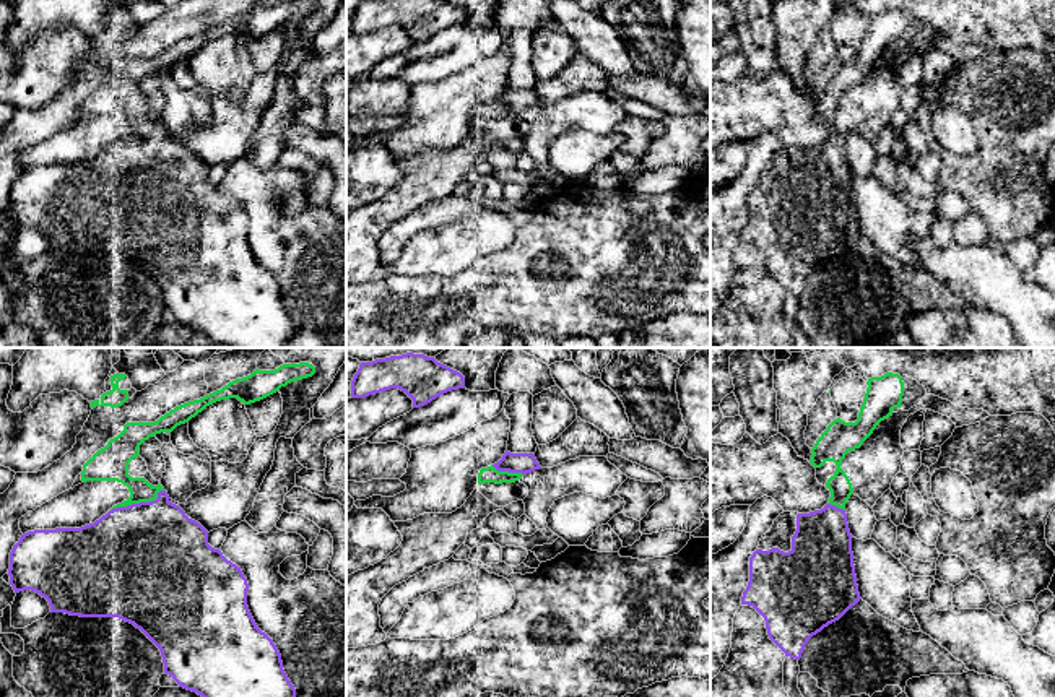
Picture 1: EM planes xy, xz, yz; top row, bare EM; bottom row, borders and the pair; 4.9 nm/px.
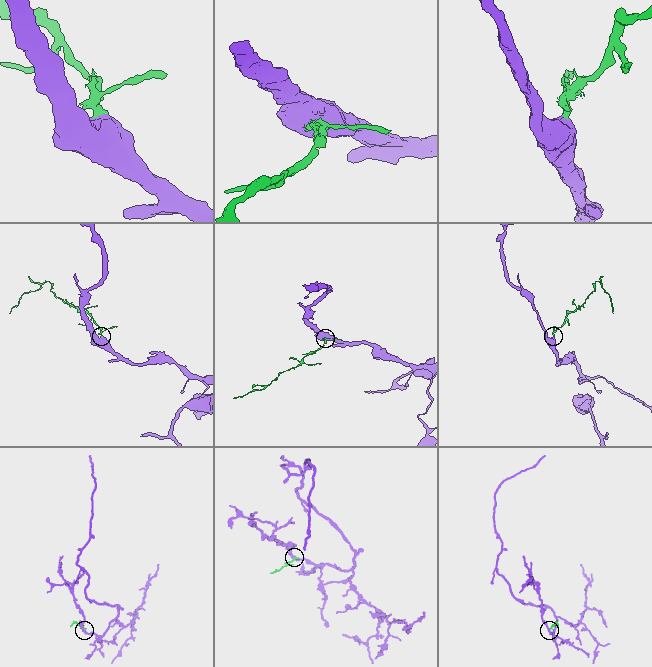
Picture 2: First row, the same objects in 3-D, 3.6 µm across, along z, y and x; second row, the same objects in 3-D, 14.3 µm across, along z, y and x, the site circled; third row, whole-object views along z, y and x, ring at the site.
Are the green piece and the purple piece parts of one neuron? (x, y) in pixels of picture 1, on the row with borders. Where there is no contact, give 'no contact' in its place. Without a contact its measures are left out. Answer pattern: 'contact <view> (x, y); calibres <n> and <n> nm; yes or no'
contact xy (138, 502); calibres 180 and 500 nm; yes

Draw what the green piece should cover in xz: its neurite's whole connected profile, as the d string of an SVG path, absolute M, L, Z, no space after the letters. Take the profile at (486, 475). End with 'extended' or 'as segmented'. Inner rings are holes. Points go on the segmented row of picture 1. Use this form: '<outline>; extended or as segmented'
M506 450L502 458L488 466L481 468L478 473L478 484L484 483L515 483L523 474L540 470L540 463L535 458L535 453L510 453Z; extended

